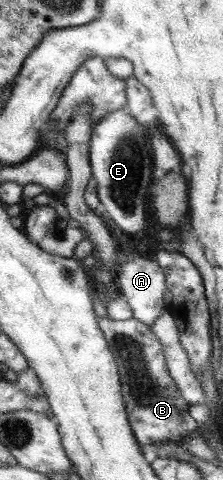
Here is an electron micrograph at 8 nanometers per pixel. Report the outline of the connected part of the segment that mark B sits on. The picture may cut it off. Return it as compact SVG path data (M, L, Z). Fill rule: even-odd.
M97 317L97 323L117 366L121 399L137 444L181 443L194 431L197 423L189 416L189 404L180 396L168 374L165 356L157 338L148 326L132 317L123 321Z

